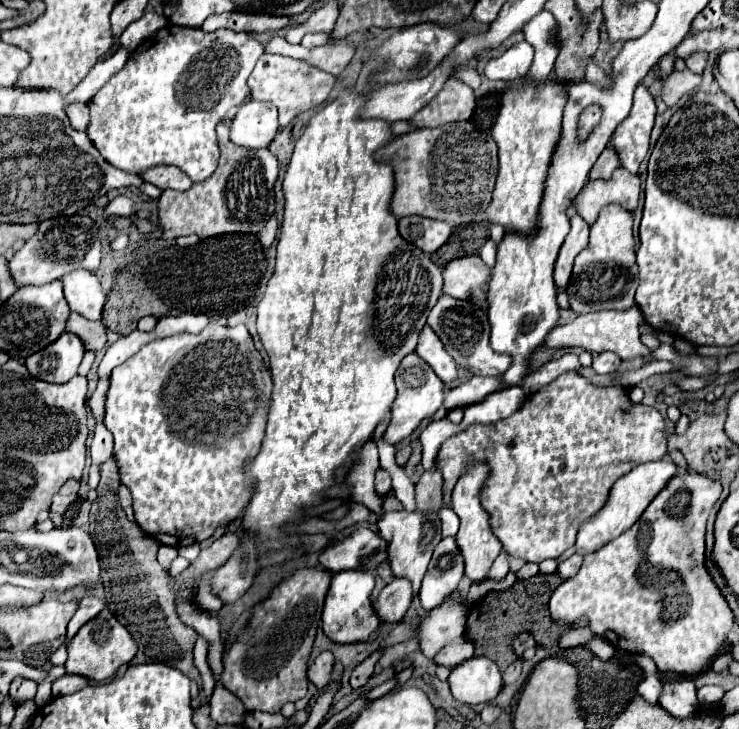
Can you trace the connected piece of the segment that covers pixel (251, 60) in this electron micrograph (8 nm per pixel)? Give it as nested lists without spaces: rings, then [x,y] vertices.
[[[168,24],[164,30],[146,38],[128,58],[124,68],[116,72],[88,102],[90,126],[88,136],[98,152],[122,170],[142,174],[156,164],[172,164],[182,168],[192,182],[212,176],[218,164],[216,124],[248,96],[248,76],[254,70],[256,60],[264,54],[262,44],[250,38],[246,32],[216,30],[204,32],[200,28],[180,28]]]

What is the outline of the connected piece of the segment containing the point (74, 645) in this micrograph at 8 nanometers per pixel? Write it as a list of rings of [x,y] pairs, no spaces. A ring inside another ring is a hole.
[[[106,608],[94,620],[86,622],[78,630],[78,634],[68,642],[66,650],[68,650],[68,660],[64,664],[66,674],[78,674],[78,676],[86,676],[86,678],[92,678],[96,682],[102,682],[102,680],[112,678],[114,672],[122,664],[128,664],[136,656],[138,648],[136,648],[136,642],[130,636],[130,632]]]

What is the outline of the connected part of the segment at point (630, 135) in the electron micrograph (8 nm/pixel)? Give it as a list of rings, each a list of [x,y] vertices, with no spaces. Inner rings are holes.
[[[644,84],[636,86],[632,110],[620,122],[620,126],[616,128],[610,140],[612,148],[618,154],[620,166],[630,170],[632,174],[638,172],[638,166],[648,152],[654,116],[656,116],[656,104],[654,104],[652,94],[648,92]]]

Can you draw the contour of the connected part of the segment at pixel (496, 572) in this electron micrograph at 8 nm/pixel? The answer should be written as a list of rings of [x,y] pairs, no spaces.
[[[502,552],[498,558],[496,558],[496,562],[492,564],[492,570],[490,570],[490,576],[488,578],[504,578],[506,576],[506,572],[510,570],[510,564],[508,564],[508,554],[506,552]]]

